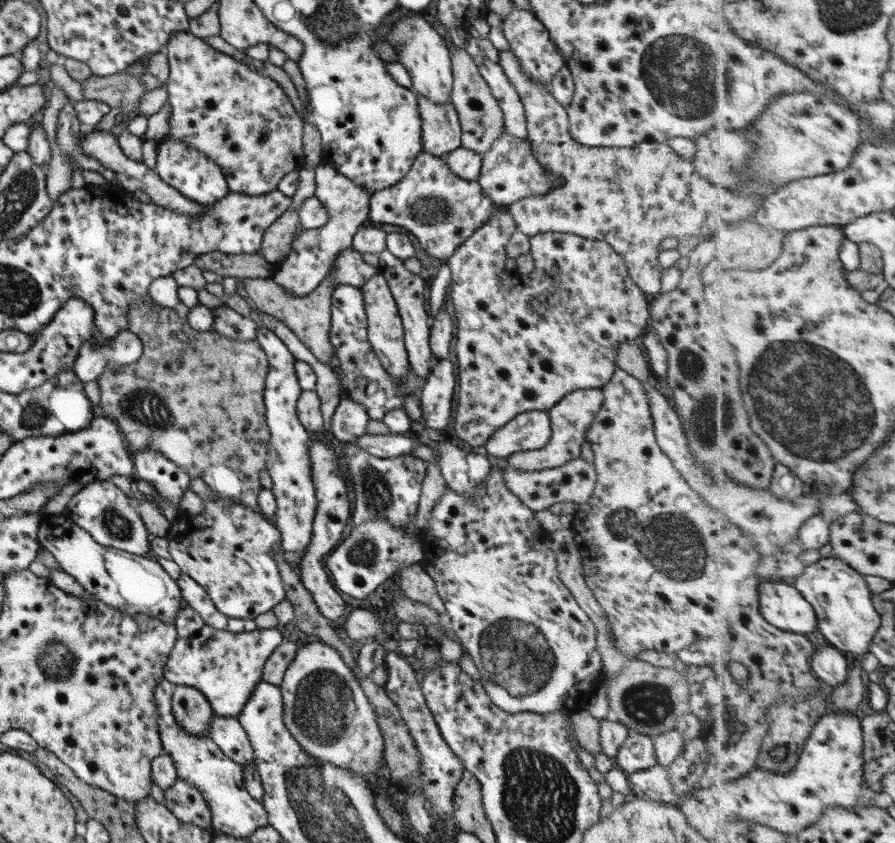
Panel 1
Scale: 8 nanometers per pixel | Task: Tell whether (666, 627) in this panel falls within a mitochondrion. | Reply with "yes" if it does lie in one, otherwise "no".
no

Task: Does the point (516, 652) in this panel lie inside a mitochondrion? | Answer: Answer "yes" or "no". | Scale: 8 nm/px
yes

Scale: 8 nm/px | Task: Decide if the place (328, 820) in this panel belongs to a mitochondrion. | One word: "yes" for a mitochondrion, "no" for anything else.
yes

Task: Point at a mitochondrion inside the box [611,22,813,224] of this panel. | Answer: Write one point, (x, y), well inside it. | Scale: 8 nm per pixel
(679, 74)

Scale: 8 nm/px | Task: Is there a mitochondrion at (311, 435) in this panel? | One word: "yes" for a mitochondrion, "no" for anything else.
no

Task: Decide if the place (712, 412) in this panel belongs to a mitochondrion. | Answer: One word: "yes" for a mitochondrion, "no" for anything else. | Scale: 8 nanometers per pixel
yes

